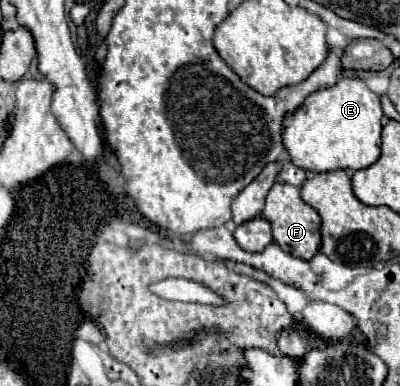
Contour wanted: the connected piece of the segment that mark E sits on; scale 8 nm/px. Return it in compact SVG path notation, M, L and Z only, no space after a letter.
M343 77L335 85L309 93L309 97L283 119L283 145L299 169L323 173L333 169L367 169L381 155L383 111L379 95L361 79Z

